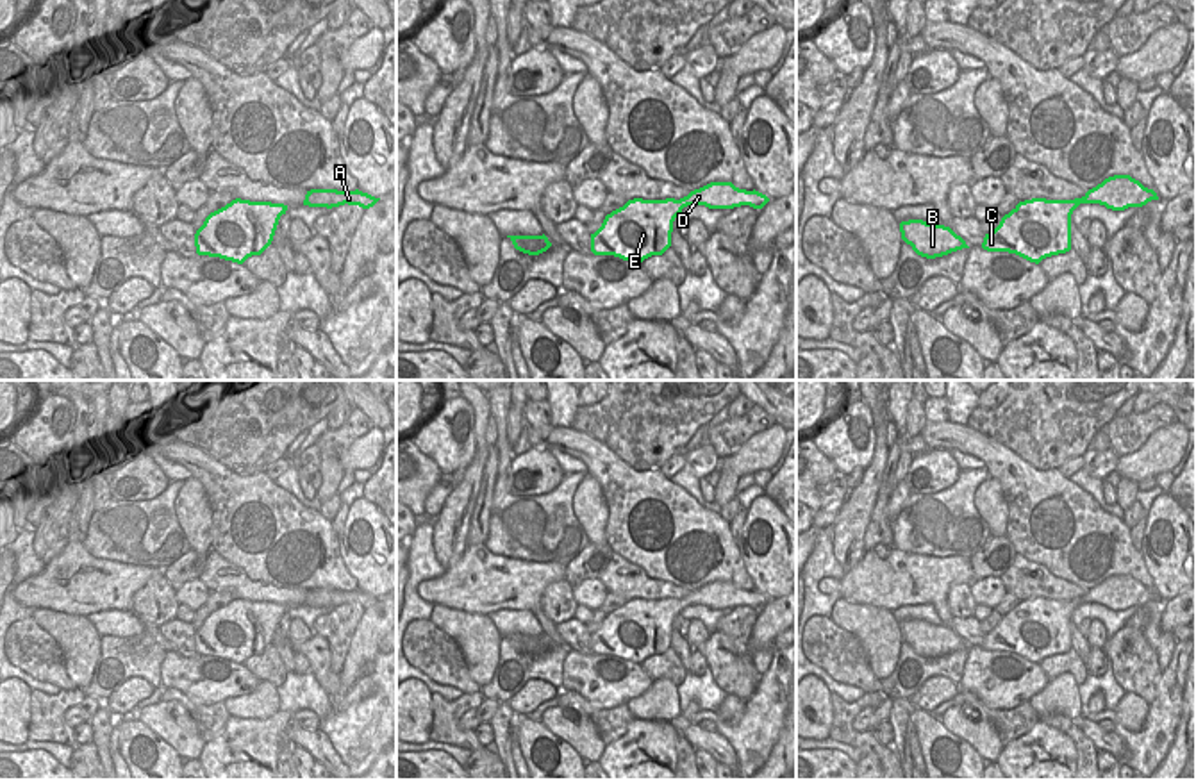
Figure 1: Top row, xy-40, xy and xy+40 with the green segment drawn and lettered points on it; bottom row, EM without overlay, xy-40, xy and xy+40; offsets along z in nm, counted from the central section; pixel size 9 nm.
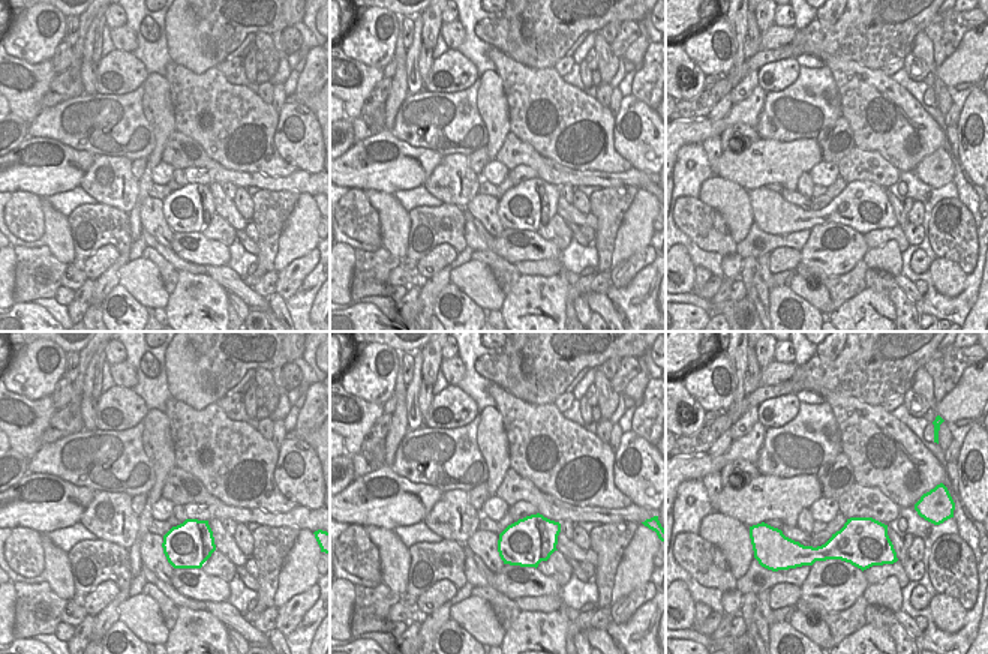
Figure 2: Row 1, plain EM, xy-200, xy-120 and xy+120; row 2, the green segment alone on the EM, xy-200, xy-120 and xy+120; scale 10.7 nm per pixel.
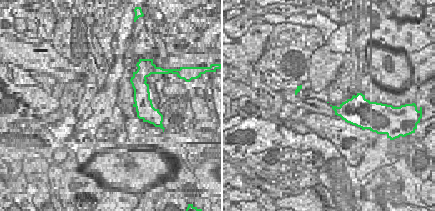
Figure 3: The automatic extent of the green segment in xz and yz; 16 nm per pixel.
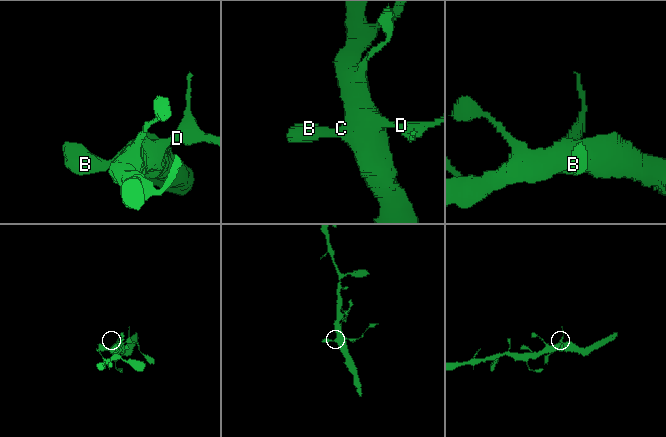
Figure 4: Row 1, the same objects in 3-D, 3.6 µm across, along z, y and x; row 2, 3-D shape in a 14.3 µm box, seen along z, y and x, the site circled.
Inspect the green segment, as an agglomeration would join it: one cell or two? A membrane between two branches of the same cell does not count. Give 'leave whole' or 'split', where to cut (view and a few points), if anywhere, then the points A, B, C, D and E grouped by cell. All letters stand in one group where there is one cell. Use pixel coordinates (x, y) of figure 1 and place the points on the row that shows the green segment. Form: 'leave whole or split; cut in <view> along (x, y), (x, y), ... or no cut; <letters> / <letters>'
split; cut in xy along (681, 199), (689, 204); A D / B C E

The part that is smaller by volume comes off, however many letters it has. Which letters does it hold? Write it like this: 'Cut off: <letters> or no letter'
Cut off: A, D

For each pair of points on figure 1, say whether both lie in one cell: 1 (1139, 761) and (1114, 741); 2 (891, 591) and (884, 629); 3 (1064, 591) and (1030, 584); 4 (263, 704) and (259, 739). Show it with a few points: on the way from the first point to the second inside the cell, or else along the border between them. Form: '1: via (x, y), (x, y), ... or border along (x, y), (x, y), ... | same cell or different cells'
1: border along (1112, 732), (1123, 739), (1130, 754), (1129, 759) | different cells
2: border along (845, 598), (855, 604), (886, 607), (891, 613) | different cells
3: via (1055, 588), (1039, 584) | same cell
4: border along (279, 711), (266, 718), (231, 716) | different cells

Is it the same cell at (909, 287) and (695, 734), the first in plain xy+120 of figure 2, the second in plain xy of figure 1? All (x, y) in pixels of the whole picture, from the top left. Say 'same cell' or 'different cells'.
same cell

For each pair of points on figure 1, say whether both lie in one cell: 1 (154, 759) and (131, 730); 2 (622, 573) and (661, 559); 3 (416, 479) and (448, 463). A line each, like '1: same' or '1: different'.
1: same
2: different
3: different

